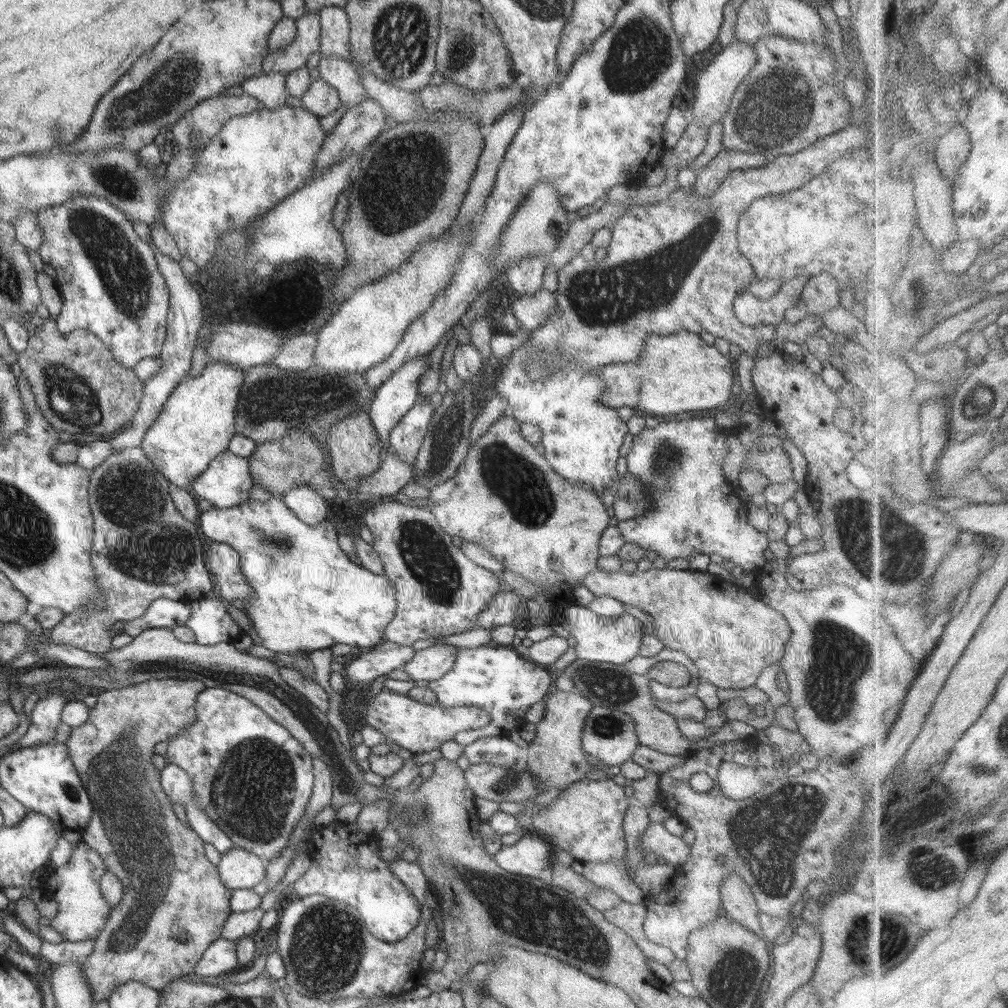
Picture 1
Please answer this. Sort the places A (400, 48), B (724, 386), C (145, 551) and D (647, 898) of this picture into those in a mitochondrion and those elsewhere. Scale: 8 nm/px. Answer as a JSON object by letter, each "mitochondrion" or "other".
{"A":"mitochondrion","B":"other","C":"mitochondrion","D":"other"}

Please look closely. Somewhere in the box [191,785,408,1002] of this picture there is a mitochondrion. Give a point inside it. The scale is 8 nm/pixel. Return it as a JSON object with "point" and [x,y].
{"point":[328,947]}

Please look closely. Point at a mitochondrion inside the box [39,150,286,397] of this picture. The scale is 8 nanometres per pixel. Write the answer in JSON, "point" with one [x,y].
{"point":[122,271]}

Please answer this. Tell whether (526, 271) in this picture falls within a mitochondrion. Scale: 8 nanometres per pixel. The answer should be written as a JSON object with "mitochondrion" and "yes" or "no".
{"mitochondrion":"no"}

